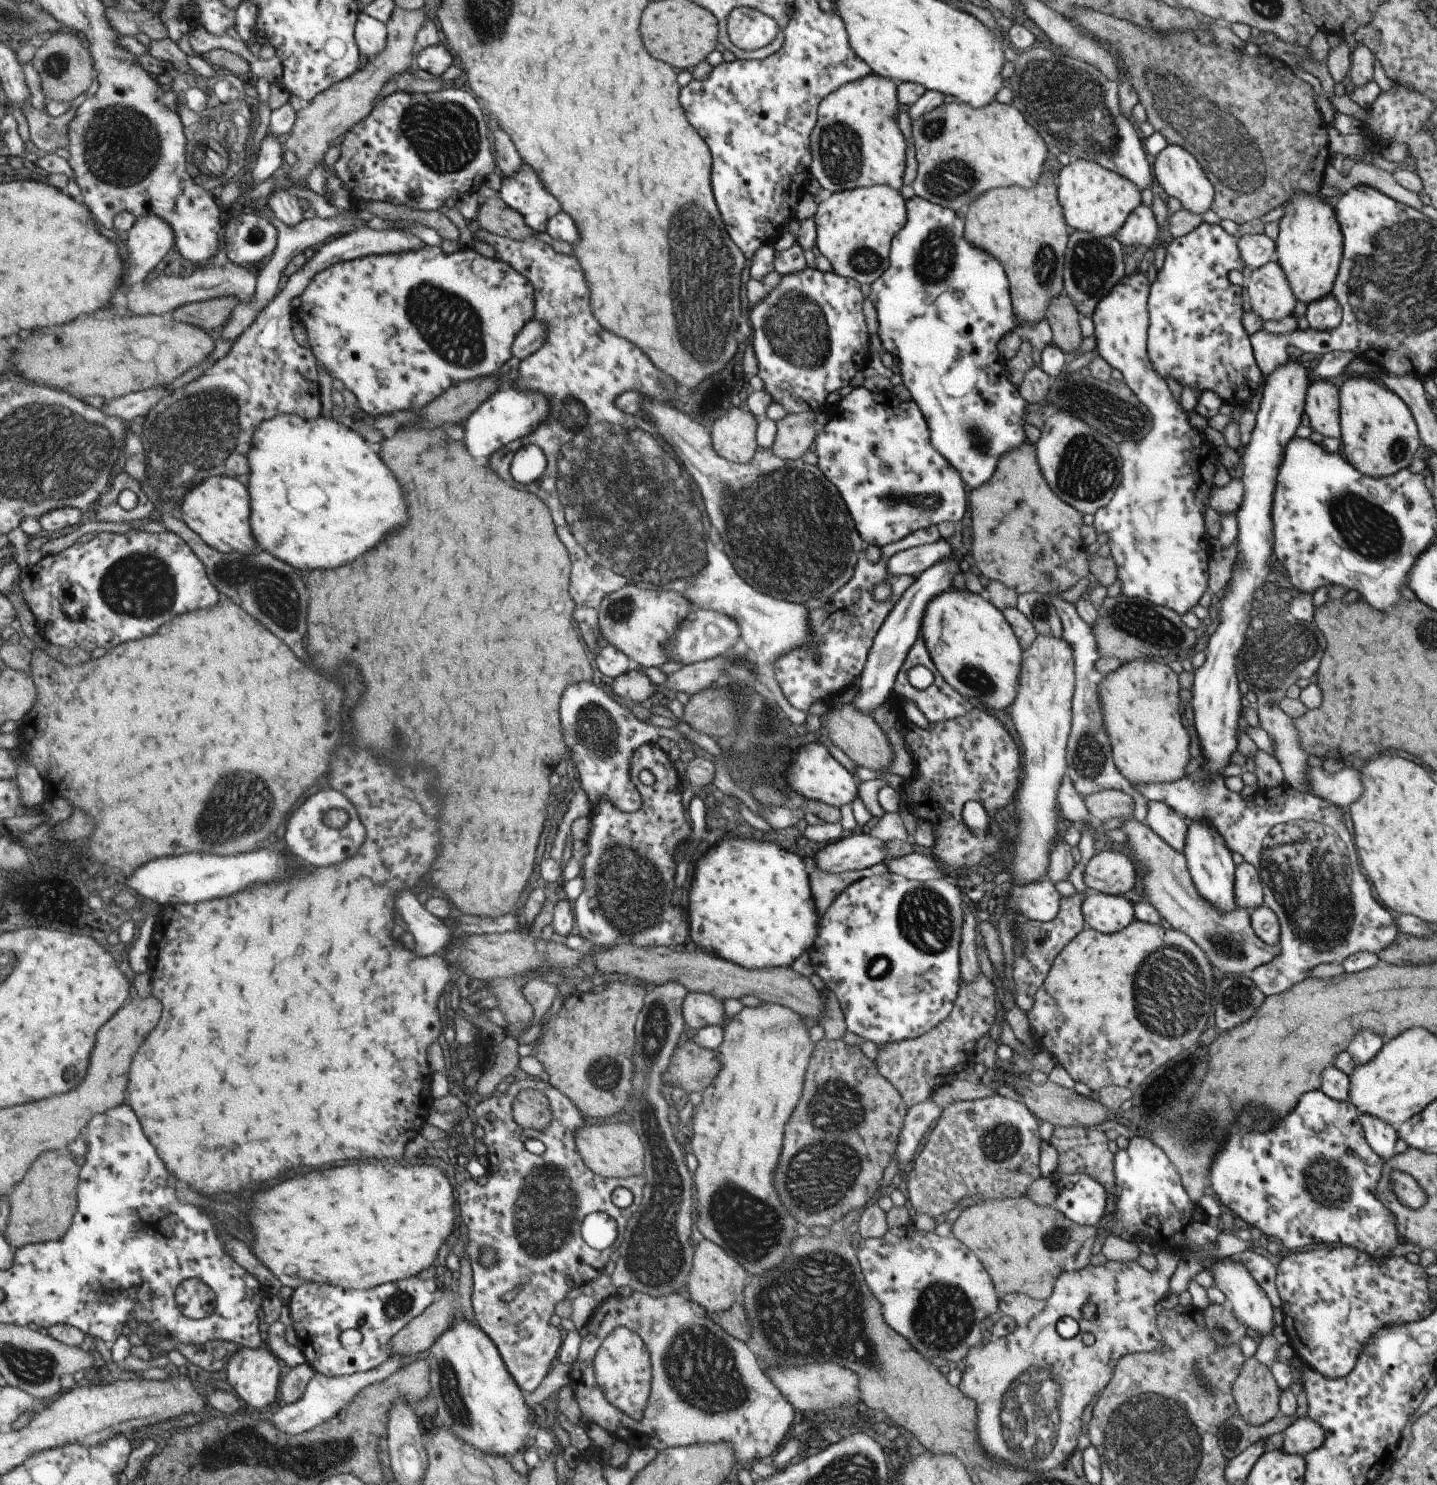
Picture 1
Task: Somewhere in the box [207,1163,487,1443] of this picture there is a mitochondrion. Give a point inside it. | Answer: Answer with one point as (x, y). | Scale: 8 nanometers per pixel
(448, 1381)

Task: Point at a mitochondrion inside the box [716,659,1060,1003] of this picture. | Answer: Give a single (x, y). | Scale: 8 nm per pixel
(924, 913)

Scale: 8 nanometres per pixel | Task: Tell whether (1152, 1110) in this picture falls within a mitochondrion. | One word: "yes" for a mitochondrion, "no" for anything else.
yes

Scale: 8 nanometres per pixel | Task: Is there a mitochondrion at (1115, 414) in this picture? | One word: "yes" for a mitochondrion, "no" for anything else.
yes

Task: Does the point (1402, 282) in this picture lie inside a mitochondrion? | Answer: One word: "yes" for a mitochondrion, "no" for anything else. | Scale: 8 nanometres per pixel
yes

